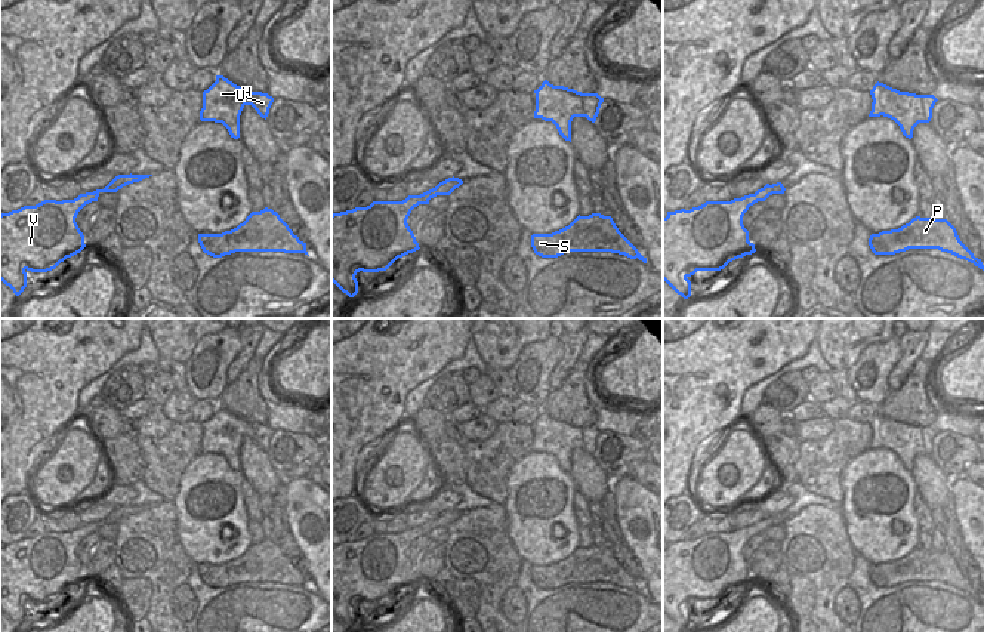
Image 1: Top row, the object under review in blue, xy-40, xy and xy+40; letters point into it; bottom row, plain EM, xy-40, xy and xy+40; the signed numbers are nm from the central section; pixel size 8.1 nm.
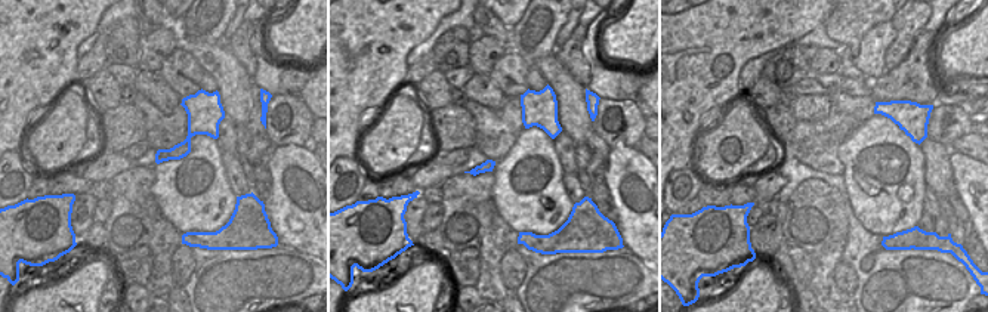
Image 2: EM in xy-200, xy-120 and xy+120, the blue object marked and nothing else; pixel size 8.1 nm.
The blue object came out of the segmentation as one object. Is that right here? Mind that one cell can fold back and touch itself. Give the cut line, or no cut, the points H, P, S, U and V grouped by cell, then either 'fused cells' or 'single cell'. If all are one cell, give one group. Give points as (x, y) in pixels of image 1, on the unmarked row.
cut in xy+40 along (770, 517), (771, 526); H P S U / V; fused cells

